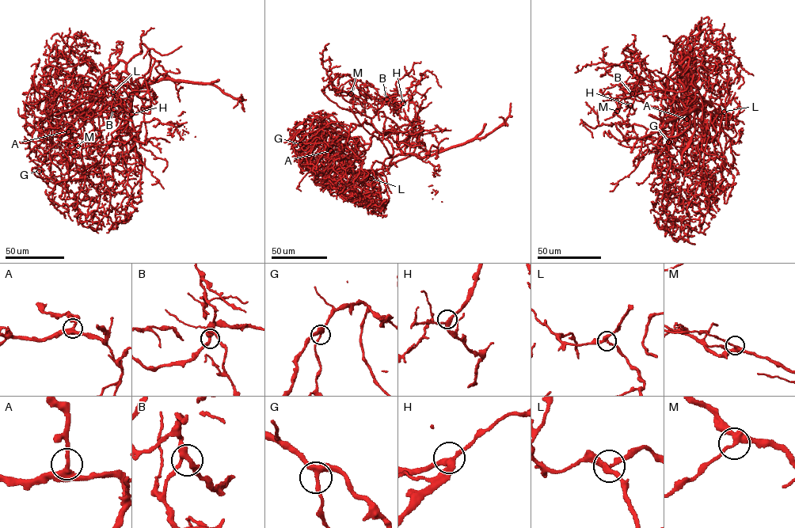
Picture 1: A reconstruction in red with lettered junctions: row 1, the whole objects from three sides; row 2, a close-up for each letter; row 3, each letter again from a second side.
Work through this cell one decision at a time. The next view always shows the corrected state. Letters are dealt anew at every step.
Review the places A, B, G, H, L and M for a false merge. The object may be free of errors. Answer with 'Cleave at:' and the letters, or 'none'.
Cleave at: none

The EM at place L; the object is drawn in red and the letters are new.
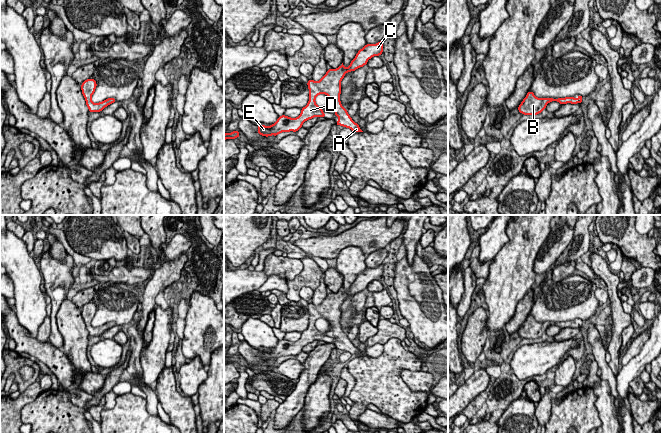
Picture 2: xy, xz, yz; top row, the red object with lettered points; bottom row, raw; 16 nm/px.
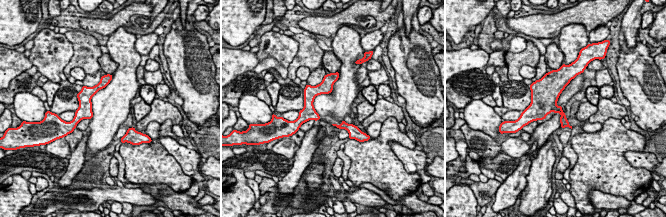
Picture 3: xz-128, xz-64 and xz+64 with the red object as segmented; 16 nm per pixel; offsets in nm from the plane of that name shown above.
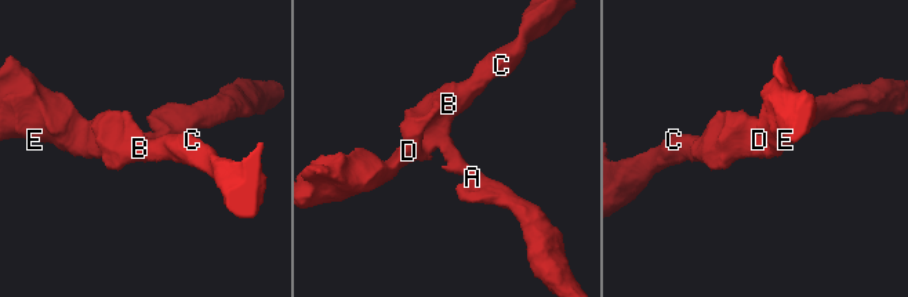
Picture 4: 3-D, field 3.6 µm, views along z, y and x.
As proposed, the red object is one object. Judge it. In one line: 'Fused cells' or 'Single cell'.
Single cell

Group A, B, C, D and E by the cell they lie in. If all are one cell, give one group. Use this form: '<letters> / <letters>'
A B C D E

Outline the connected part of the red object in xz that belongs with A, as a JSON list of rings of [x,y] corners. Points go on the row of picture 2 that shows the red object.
[[[383,40],[376,44],[366,44],[358,51],[355,58],[346,68],[343,63],[337,69],[329,69],[326,74],[319,80],[308,80],[307,85],[309,89],[308,104],[301,109],[301,113],[296,118],[291,118],[285,115],[279,116],[277,121],[270,125],[258,125],[257,132],[269,137],[271,135],[277,136],[282,132],[297,132],[302,128],[302,124],[312,119],[313,117],[325,117],[324,111],[316,104],[315,99],[319,94],[325,94],[332,101],[333,111],[336,117],[336,125],[350,128],[354,132],[363,132],[359,125],[355,123],[347,110],[341,105],[341,81],[347,72],[354,72],[356,69],[367,65],[369,59],[374,56],[380,56],[383,53]]]

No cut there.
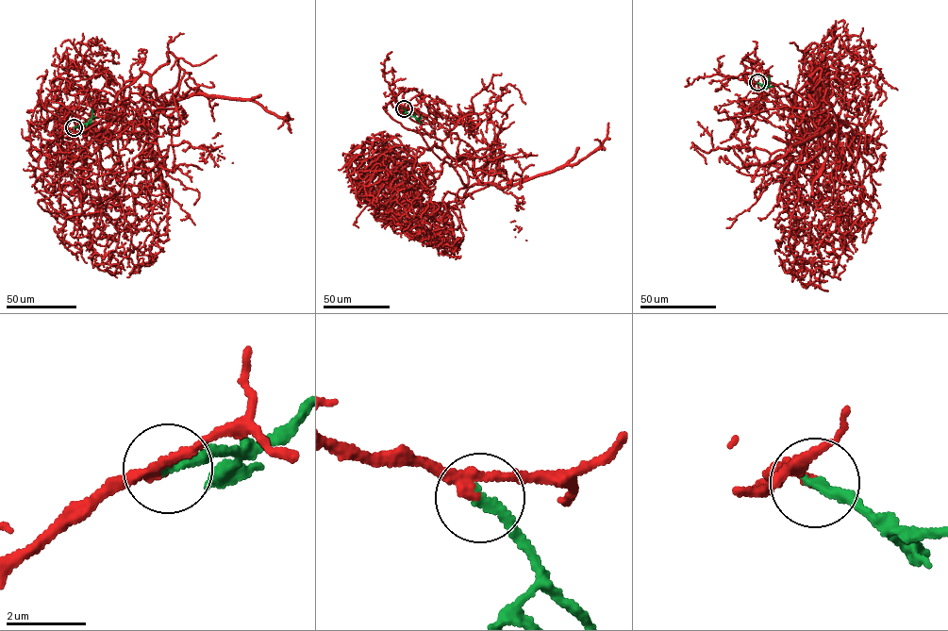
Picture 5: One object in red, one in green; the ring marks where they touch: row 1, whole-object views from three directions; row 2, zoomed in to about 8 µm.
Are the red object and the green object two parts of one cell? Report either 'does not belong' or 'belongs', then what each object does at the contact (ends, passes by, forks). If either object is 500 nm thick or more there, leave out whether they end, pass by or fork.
belongs; red passes by; green ends there

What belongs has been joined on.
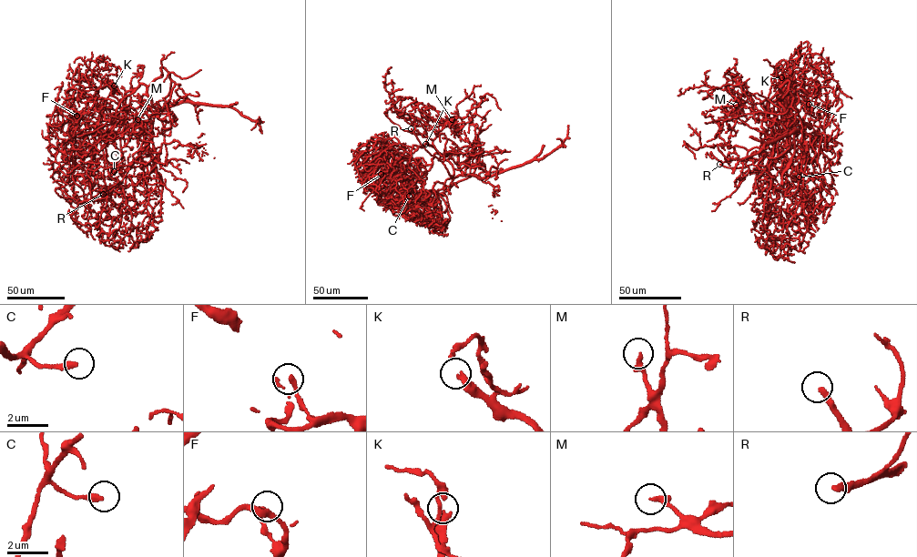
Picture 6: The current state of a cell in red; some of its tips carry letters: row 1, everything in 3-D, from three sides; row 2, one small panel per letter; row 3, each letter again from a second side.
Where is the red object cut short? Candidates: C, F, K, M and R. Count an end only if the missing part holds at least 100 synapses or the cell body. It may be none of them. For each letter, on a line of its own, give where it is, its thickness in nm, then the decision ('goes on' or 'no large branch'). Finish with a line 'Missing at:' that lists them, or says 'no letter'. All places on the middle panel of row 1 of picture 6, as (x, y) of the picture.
C: place (409, 196); calibre 300 nm; no large branch
F: place (381, 174); calibre 220 nm; no large branch
K: place (425, 144); calibre 320 nm; goes on
M: place (452, 119); calibre 280 nm; no large branch
R: place (411, 128); calibre 280 nm; goes on
Missing at: K, R

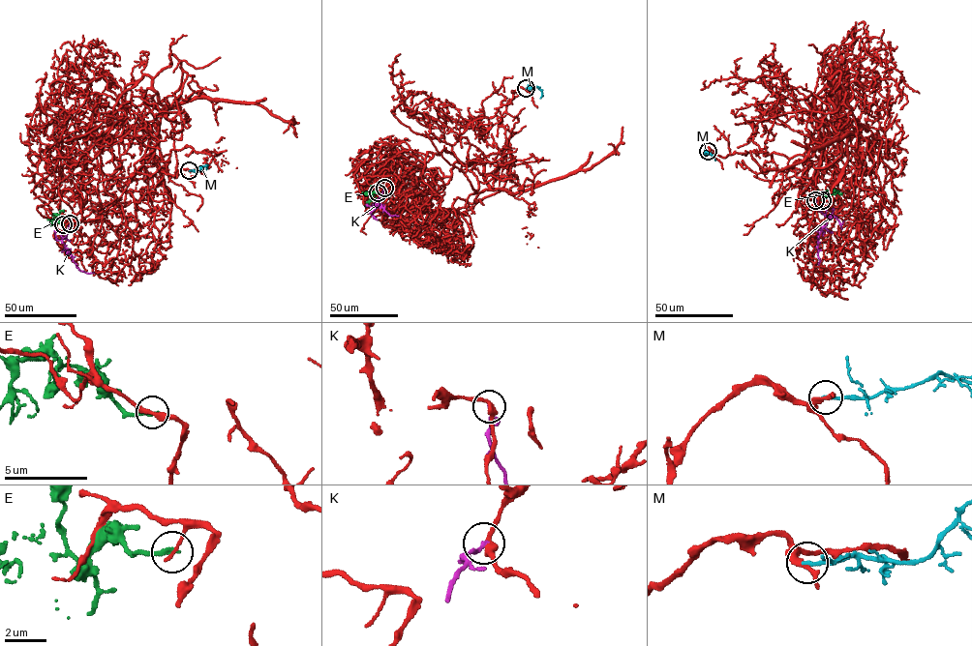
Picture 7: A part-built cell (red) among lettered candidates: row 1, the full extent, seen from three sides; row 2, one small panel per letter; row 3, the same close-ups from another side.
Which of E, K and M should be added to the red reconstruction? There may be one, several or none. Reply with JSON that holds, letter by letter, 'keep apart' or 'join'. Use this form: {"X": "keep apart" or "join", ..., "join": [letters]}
{"E": "keep apart", "K": "keep apart", "M": "keep apart", "join": []}

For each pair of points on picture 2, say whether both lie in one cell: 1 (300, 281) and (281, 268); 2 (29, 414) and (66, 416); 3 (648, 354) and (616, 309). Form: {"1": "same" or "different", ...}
{"1": "different", "2": "same", "3": "different"}

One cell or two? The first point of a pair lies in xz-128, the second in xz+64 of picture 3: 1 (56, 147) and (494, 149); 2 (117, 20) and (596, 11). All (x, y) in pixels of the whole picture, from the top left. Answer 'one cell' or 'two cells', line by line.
1: two cells
2: one cell

